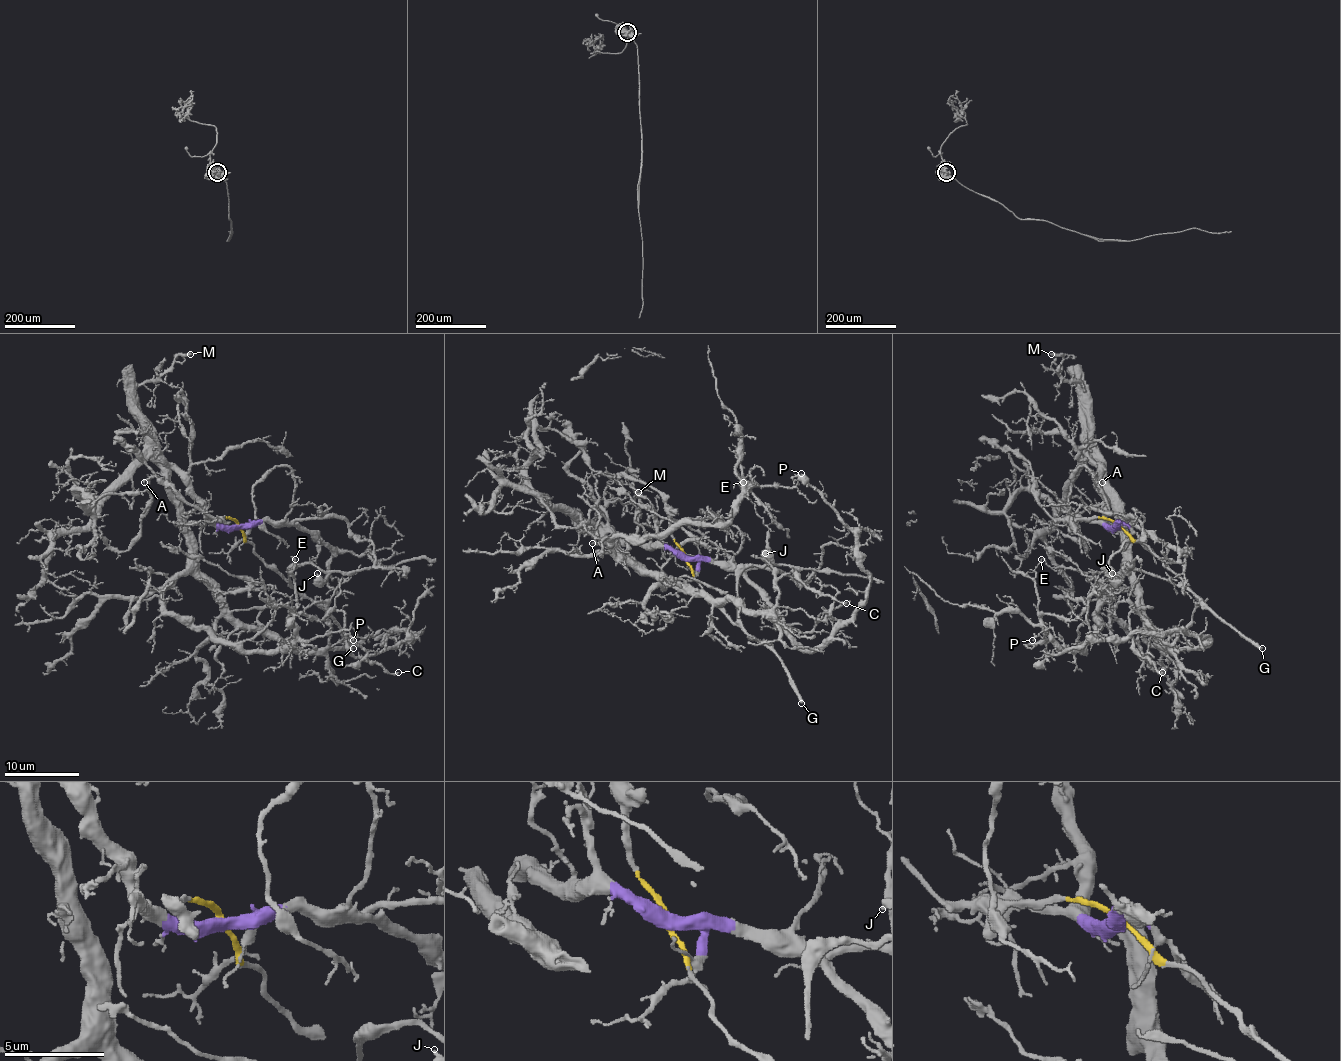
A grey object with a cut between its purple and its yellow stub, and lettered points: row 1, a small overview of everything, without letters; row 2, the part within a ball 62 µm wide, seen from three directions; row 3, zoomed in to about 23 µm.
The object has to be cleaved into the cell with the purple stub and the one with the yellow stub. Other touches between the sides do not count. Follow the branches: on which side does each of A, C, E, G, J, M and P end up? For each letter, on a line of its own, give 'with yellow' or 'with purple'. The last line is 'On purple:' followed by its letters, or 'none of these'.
A: with purple
C: with purple
E: with purple
G: with yellow
J: with yellow
M: with purple
P: with purple
On purple: A, C, E, M, P

